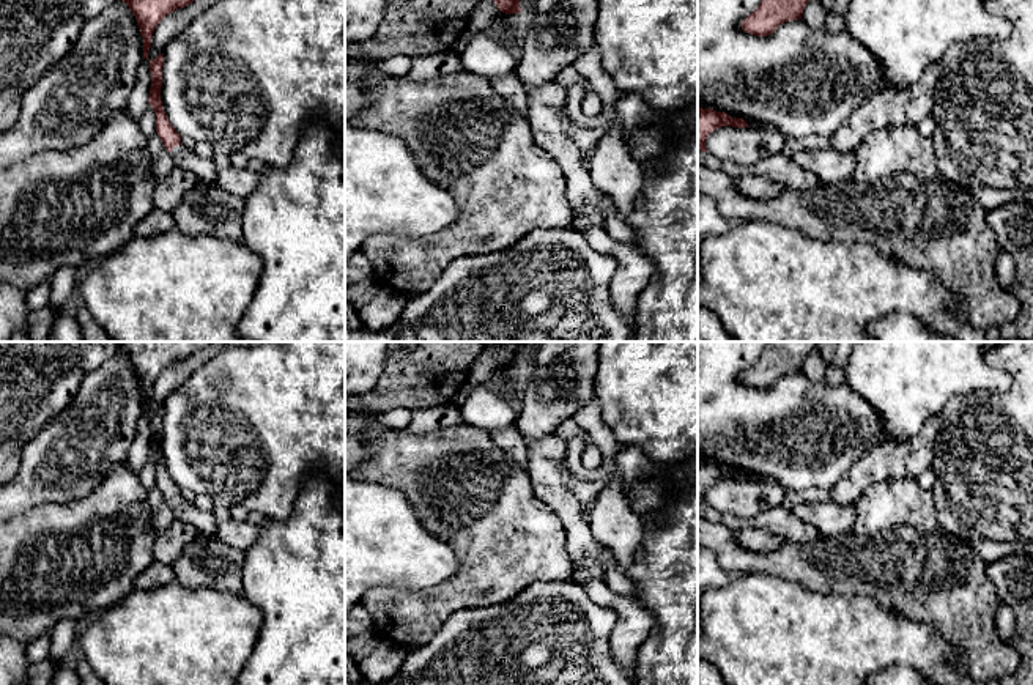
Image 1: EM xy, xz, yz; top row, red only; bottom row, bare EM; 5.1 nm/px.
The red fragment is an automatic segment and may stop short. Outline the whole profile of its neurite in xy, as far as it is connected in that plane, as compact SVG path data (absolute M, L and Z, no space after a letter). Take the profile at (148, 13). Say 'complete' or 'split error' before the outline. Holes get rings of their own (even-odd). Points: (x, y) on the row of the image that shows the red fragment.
complete; M121 0L135 16L140 35L143 38L143 58L148 58L153 31L157 24L178 8L184 8L194 0Z

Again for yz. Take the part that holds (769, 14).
complete; M762 0L759 6L743 19L742 30L754 36L772 35L787 20L802 19L809 0Z

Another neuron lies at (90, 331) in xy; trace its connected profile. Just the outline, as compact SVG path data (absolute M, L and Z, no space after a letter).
M85 305L79 310L76 320L82 329L82 342L112 342L106 331L96 324L94 318Z

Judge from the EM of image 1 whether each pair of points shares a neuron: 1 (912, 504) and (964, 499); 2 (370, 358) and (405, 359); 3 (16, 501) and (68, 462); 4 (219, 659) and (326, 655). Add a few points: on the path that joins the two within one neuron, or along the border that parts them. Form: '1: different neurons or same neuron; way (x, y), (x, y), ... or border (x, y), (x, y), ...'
1: different neurons; border (929, 490), (939, 526)
2: different neurons; border (386, 358), (378, 381), (367, 391)
3: same neuron; way (29, 488), (55, 468)
4: different neurons; border (262, 622), (257, 643), (241, 668)

